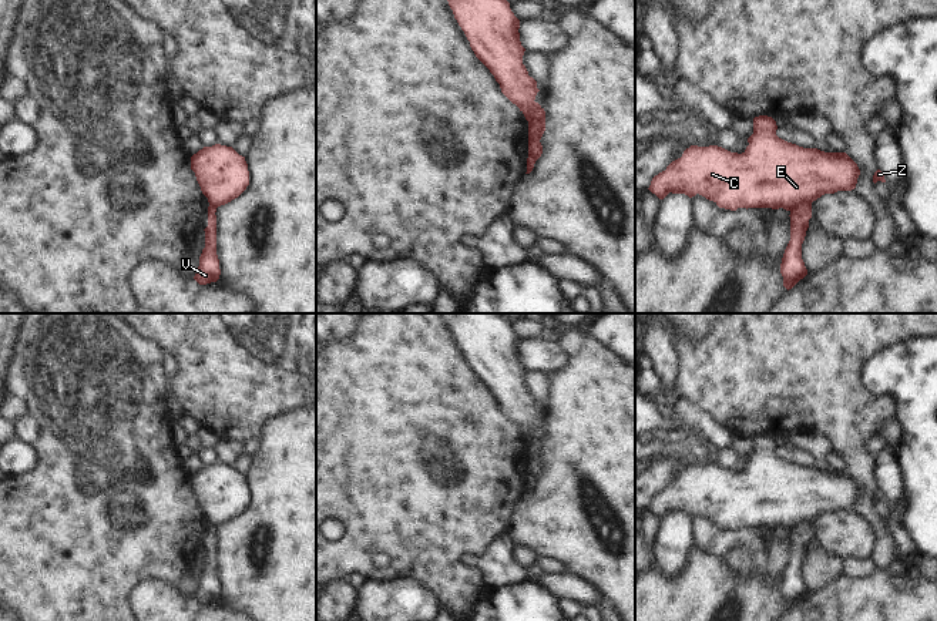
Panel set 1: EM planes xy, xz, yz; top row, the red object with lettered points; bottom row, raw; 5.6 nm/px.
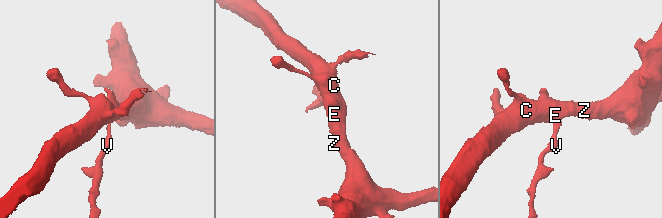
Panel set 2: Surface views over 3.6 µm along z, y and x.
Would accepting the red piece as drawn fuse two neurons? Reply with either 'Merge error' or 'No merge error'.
Merge error.

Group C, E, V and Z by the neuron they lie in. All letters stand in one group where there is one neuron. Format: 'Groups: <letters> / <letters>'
Groups: C E Z / V.

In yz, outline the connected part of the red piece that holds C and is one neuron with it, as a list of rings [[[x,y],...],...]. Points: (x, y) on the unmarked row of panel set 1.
[[[768,434],[753,437],[753,453],[742,473],[718,464],[686,467],[681,477],[672,480],[665,490],[655,494],[649,510],[659,518],[669,511],[696,513],[713,520],[719,527],[783,527],[792,530],[802,521],[813,521],[825,513],[852,510],[856,507],[860,489],[846,471],[825,471],[803,467],[776,454],[776,440]]]

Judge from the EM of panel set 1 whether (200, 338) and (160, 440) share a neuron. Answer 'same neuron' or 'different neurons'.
different neurons

